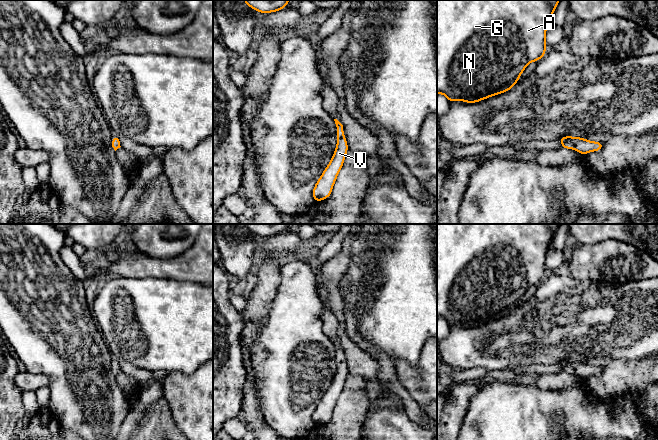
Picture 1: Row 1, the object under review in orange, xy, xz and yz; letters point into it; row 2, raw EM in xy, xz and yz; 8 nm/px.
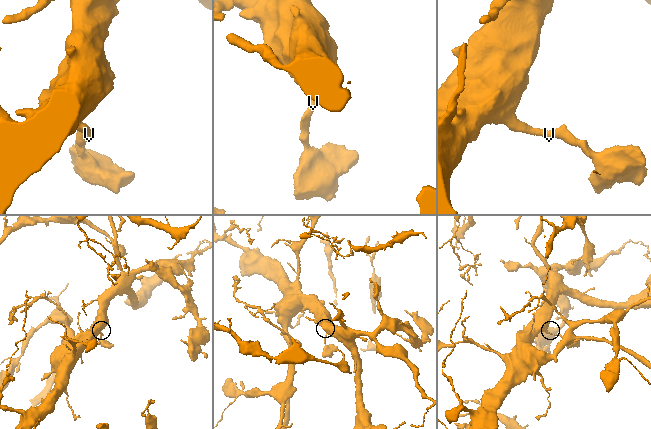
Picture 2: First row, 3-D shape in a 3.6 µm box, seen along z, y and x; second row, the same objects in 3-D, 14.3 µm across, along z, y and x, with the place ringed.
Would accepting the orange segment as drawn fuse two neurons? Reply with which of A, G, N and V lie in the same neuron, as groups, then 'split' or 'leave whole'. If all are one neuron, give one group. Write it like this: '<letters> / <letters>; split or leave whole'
A G N V; leave whole

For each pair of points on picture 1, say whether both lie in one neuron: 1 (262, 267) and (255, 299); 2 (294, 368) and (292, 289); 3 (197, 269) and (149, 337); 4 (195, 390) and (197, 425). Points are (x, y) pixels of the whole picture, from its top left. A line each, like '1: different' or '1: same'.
1: same
2: same
3: different
4: same

